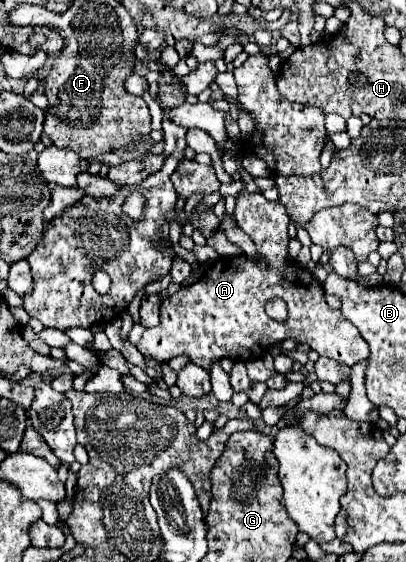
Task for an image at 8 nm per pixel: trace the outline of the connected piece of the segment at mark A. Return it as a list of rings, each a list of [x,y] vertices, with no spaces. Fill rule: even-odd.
[[[240,192],[234,216],[240,218],[240,228],[256,244],[260,258],[248,258],[246,254],[220,258],[198,282],[168,296],[160,308],[160,324],[144,332],[138,350],[158,362],[168,362],[170,358],[184,354],[190,362],[210,370],[212,364],[222,358],[232,358],[236,362],[264,358],[268,350],[290,338],[308,344],[320,356],[338,360],[346,366],[366,360],[370,350],[360,332],[344,320],[340,310],[326,304],[322,284],[298,262],[290,260],[290,218],[282,202],[270,202],[262,192]],[[274,296],[280,296],[288,304],[288,320],[284,324],[268,318],[264,312],[266,302]]]

